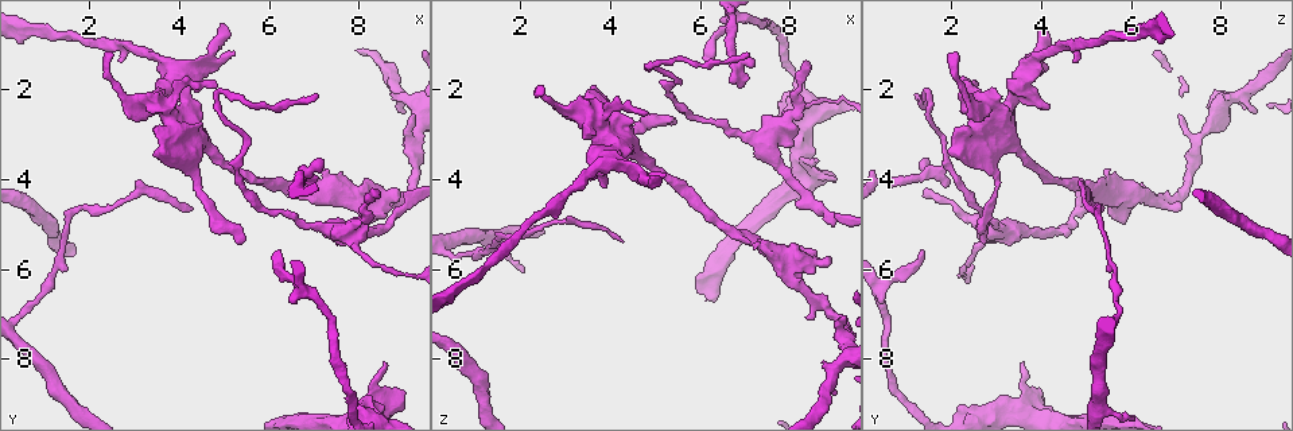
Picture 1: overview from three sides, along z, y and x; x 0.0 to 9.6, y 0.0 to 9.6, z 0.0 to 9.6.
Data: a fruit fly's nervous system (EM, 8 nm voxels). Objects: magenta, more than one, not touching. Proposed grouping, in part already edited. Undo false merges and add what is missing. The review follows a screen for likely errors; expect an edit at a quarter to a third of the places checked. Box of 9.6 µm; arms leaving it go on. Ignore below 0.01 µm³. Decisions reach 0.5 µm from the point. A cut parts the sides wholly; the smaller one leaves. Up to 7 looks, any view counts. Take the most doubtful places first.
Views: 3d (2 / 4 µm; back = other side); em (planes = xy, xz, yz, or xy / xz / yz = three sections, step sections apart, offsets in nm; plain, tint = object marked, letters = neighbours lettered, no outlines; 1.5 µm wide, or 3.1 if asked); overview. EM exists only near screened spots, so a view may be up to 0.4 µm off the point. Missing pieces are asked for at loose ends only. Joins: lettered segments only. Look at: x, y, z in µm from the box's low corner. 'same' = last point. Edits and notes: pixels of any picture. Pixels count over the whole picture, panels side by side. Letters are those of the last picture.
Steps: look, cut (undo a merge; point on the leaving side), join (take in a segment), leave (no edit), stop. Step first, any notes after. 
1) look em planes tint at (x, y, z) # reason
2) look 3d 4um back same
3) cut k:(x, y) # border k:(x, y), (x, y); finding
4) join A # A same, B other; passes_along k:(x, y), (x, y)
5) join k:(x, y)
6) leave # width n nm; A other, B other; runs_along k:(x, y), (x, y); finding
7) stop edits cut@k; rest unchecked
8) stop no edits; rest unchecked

look em xy step 4 tint at (2.50, 1.20, 1.90) # an open end

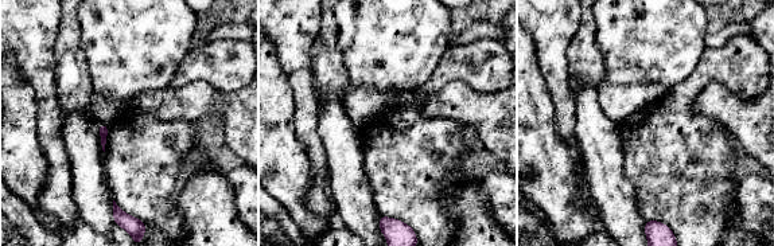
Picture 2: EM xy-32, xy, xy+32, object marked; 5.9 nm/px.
look em planes letters same

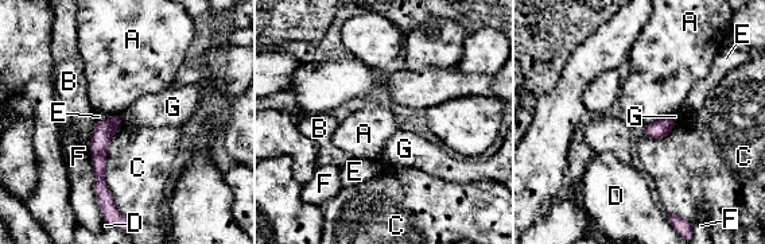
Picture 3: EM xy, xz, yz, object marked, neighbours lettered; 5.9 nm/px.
leave # width 110 nm; A other, B other, C other, D other, E other, F other, G other; runs_along 3:(119, 119), (98, 140), (107, 194); no lettered segment goes on from it

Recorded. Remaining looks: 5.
look em planes letters at (6.15, 5.60, 1.40) # thin end

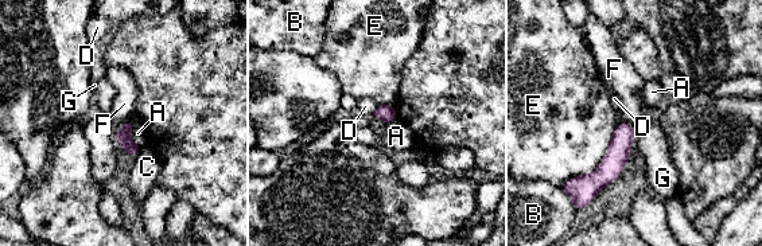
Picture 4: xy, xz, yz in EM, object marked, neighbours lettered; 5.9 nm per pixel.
leave # A other, B other, C other, D other, E other, F other, G other; border 4:(128, 118), (121, 127); no lettered segment goes on from it

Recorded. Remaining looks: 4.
look em xy step 8 letters at (0.75, 6.75, 5.70) # thick turns thin

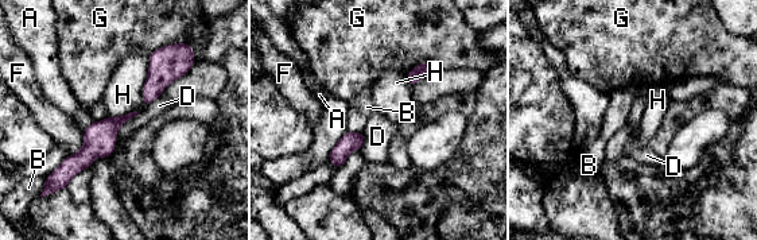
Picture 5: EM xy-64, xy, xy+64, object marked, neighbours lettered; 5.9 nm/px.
leave # width 50 nm; A other, B other, D other, F other, G other, H other; one neuron here

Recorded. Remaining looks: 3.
stop no edits; rest unchecked

